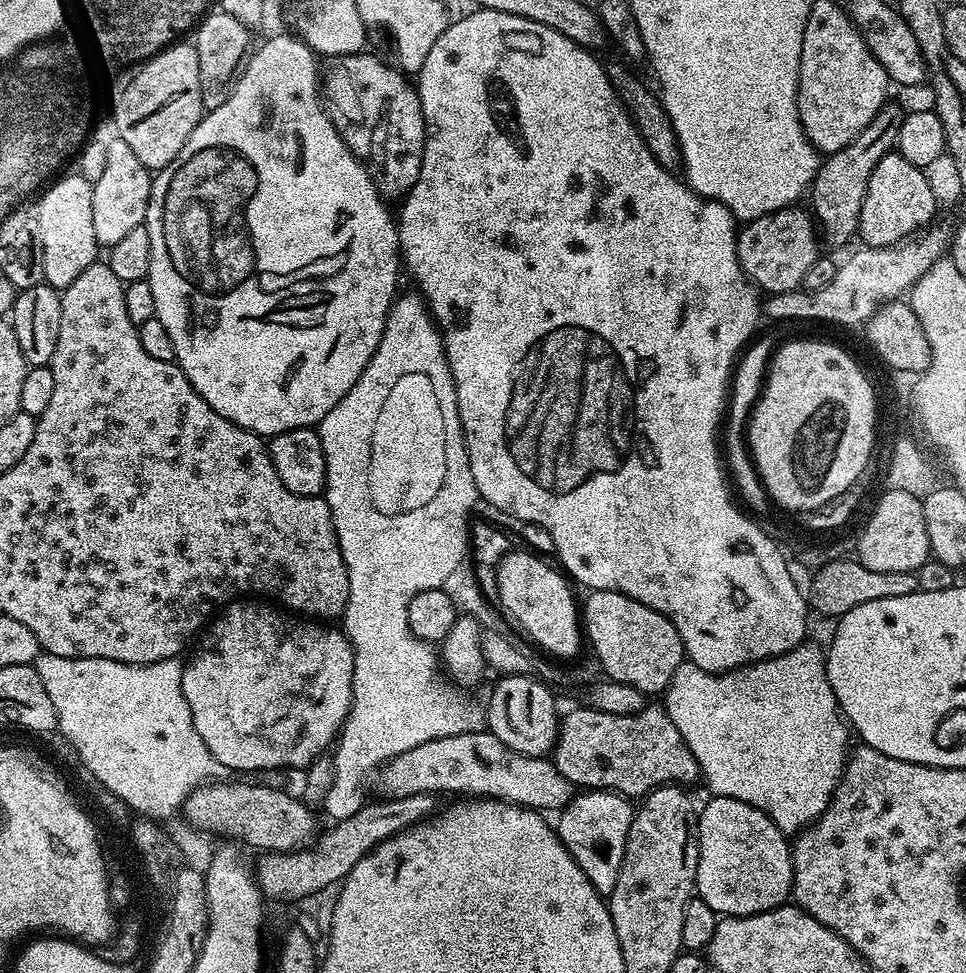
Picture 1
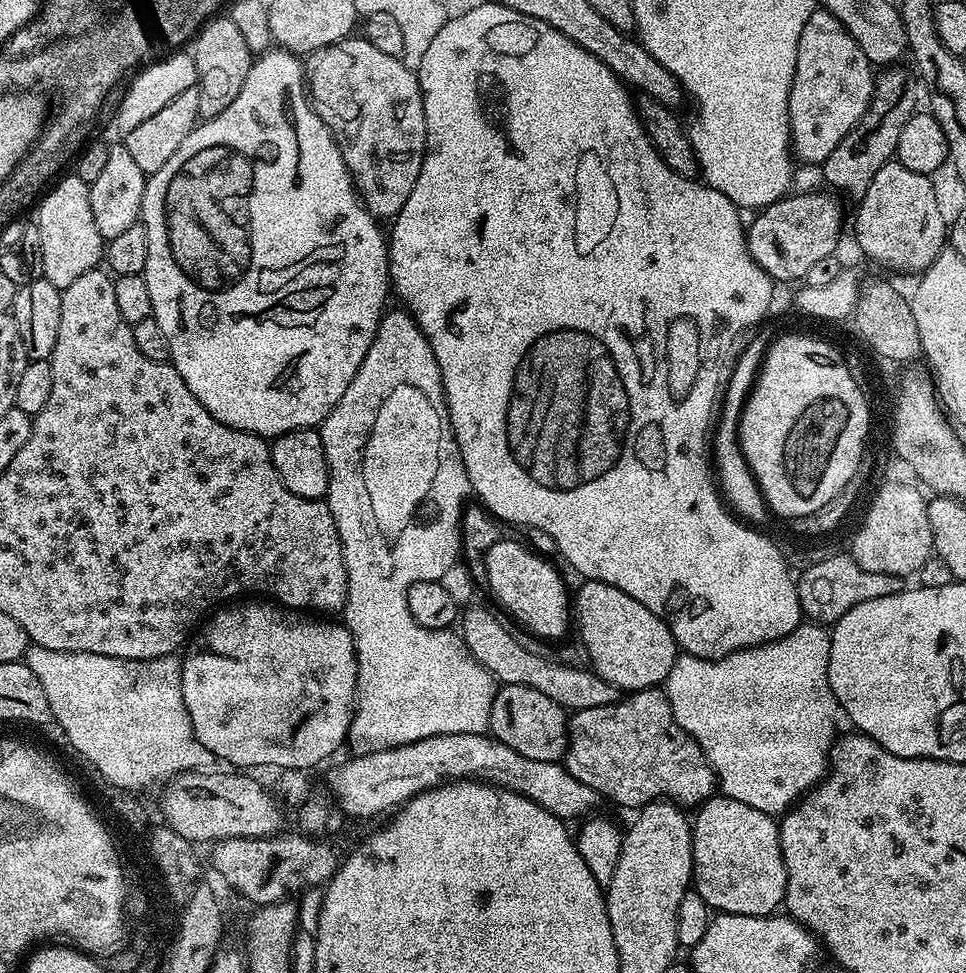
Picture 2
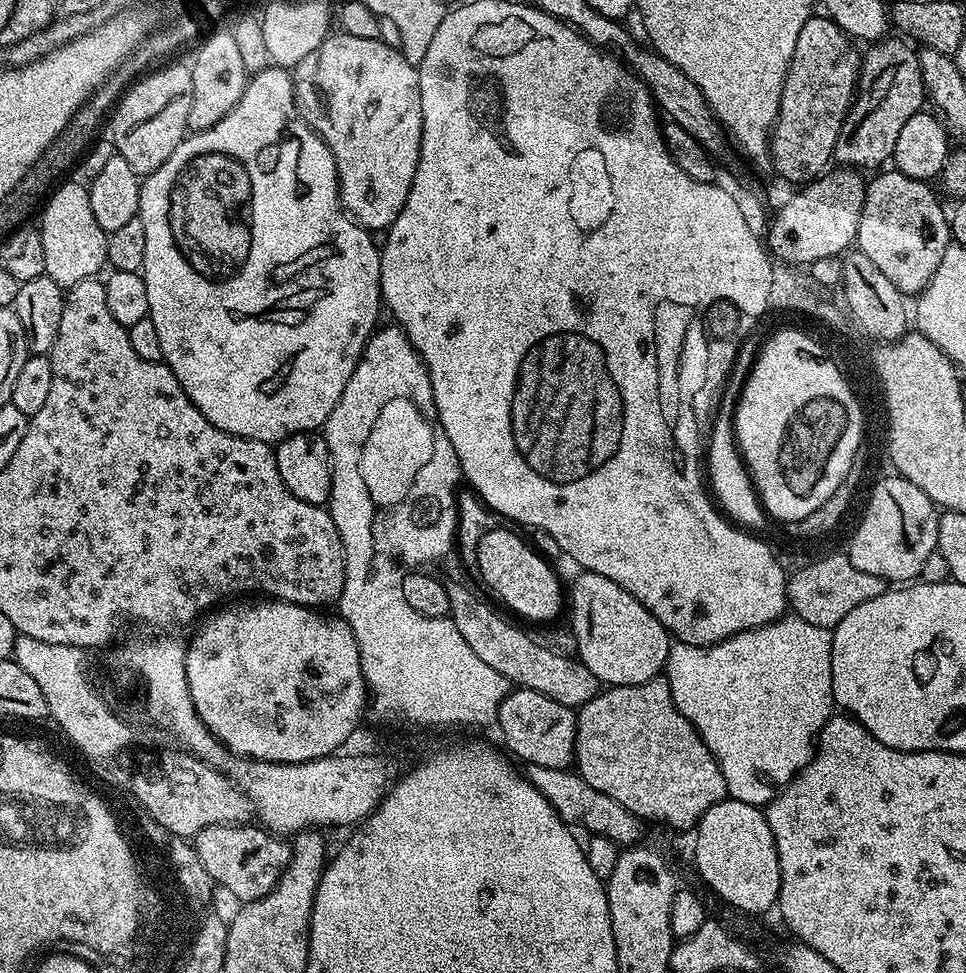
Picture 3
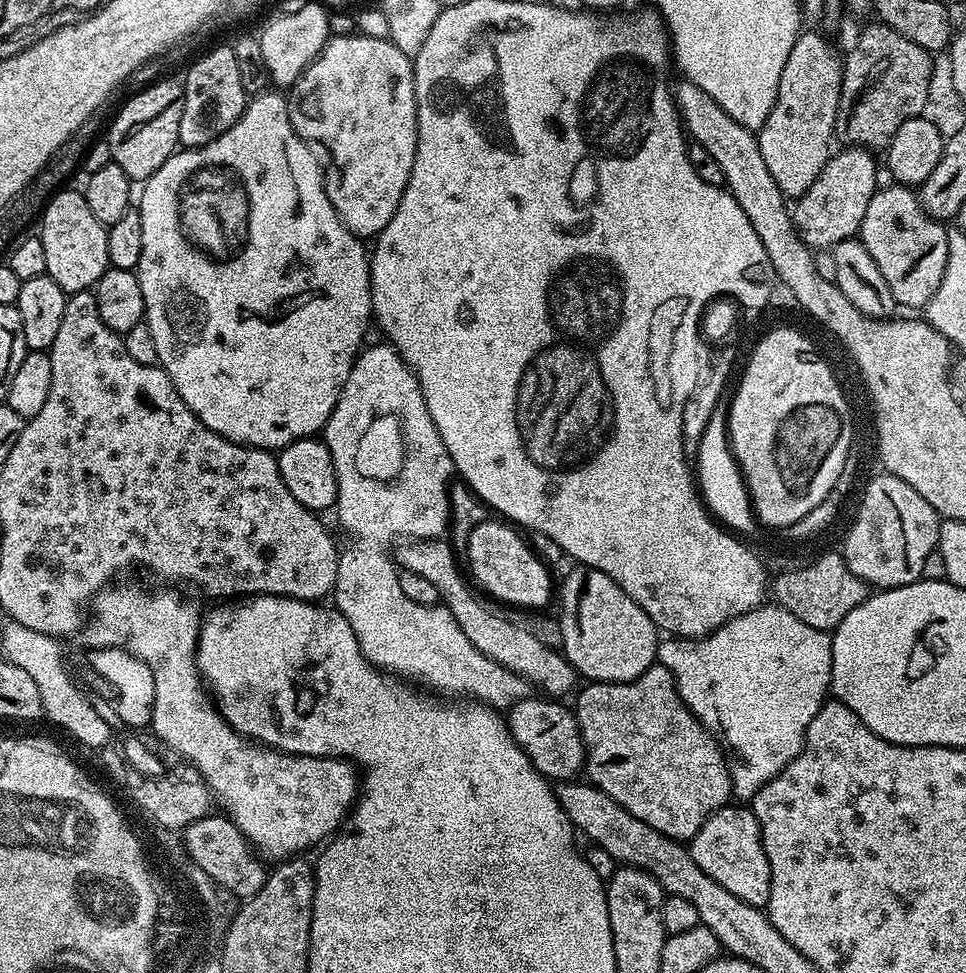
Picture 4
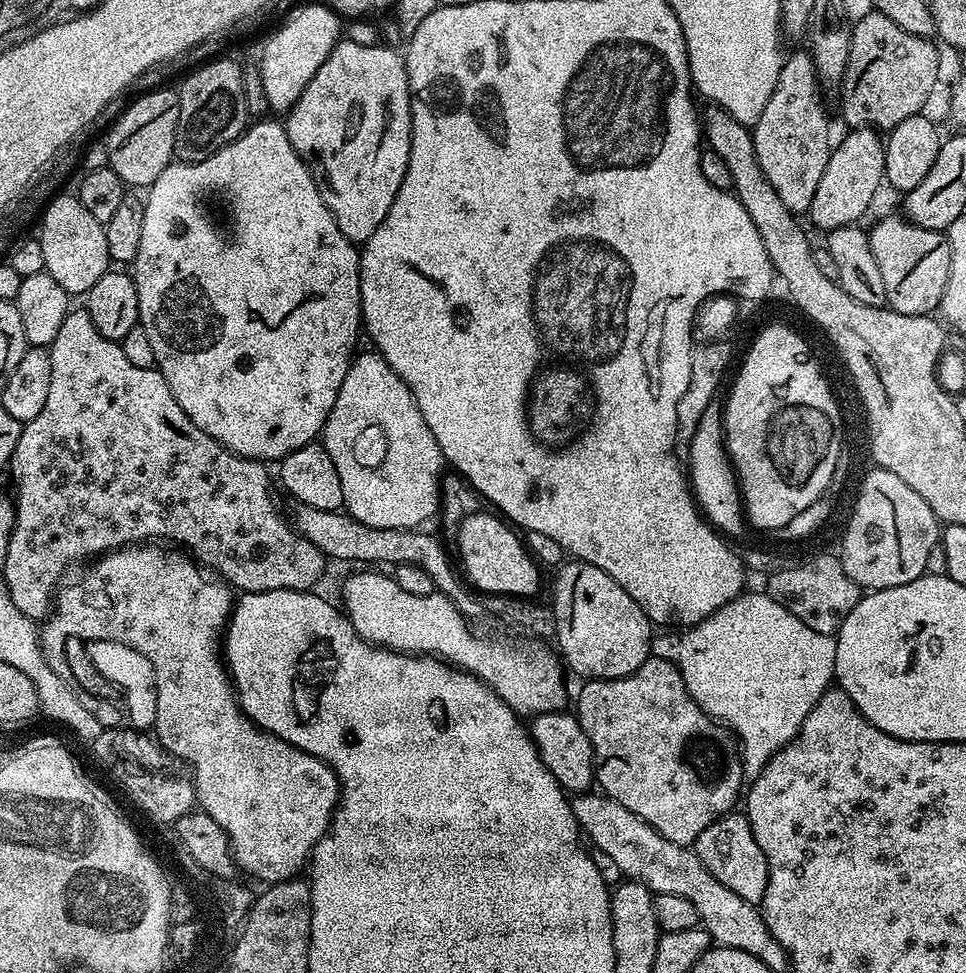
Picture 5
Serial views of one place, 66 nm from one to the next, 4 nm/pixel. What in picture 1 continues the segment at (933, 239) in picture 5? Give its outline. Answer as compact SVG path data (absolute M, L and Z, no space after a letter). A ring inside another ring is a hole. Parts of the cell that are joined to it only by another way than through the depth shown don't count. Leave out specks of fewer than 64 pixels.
M895 150L887 152L874 166L866 190L866 202L862 202L859 239L869 248L885 248L898 244L901 240L929 227L938 203L931 193L930 185L924 176L924 169L906 162L902 154Z

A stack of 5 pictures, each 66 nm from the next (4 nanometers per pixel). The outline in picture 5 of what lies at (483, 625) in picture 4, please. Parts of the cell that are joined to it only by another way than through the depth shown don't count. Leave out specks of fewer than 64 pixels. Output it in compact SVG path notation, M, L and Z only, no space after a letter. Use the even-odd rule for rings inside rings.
M293 503L292 516L290 512L290 523L301 536L305 536L318 550L324 553L325 557L336 560L361 560L364 566L384 566L389 564L420 564L426 574L434 582L436 592L441 597L450 599L454 606L465 618L479 617L480 601L474 595L464 589L465 581L452 569L452 560L448 557L448 552L443 548L445 545L439 539L435 540L428 530L409 530L406 528L375 528L366 526L358 522L353 516L348 515L347 511L341 510L331 512L330 510L314 510L314 506Z

